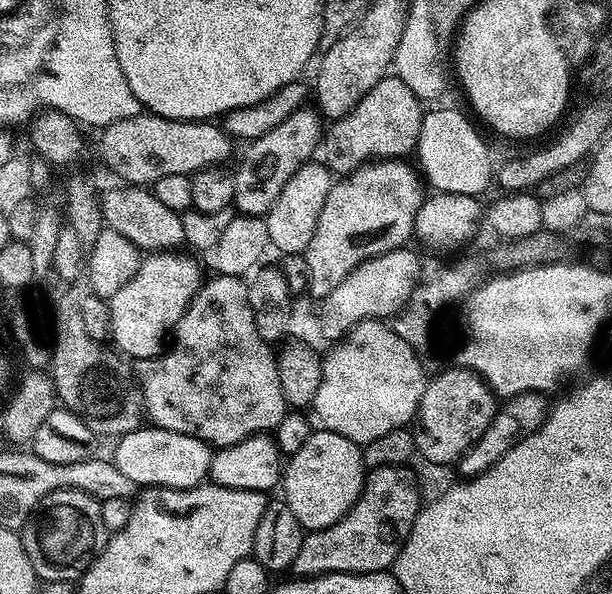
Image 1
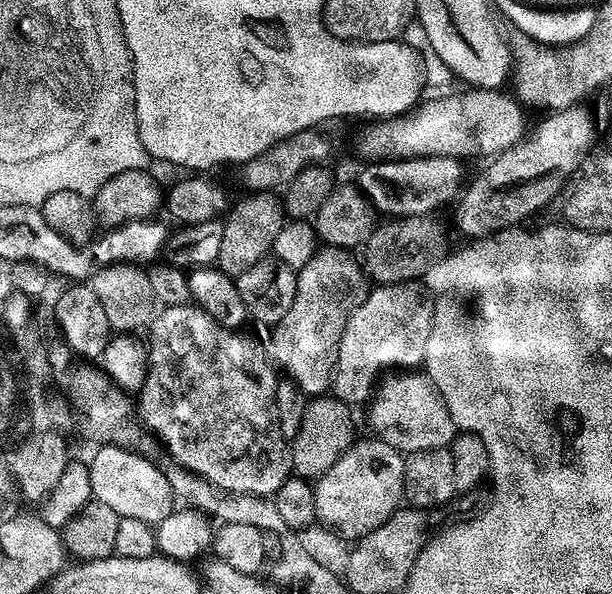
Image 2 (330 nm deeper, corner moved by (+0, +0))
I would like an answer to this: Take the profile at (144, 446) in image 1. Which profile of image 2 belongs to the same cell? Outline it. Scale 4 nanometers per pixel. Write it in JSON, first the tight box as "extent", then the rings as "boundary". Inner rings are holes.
{"extent":[87,444,174,526],"boundary":[[[105,444],[95,451],[87,465],[92,495],[99,503],[110,506],[110,510],[119,516],[139,518],[141,522],[153,526],[159,526],[171,514],[174,510],[174,495],[160,464],[152,464],[156,462],[149,457],[114,444]]]}

